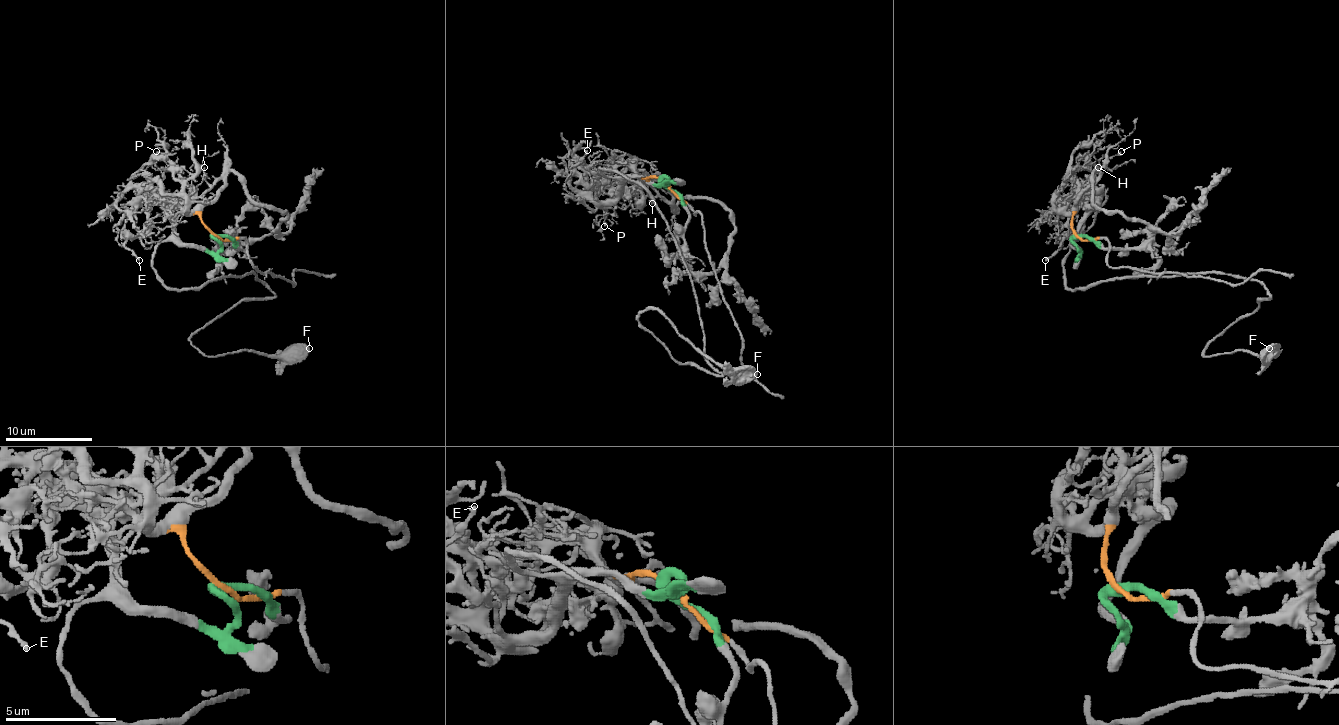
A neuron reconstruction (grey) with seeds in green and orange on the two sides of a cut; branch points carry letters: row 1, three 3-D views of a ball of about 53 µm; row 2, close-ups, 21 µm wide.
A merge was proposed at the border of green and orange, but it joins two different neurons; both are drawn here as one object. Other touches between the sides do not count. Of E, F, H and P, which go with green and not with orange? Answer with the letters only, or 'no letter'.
E, F

